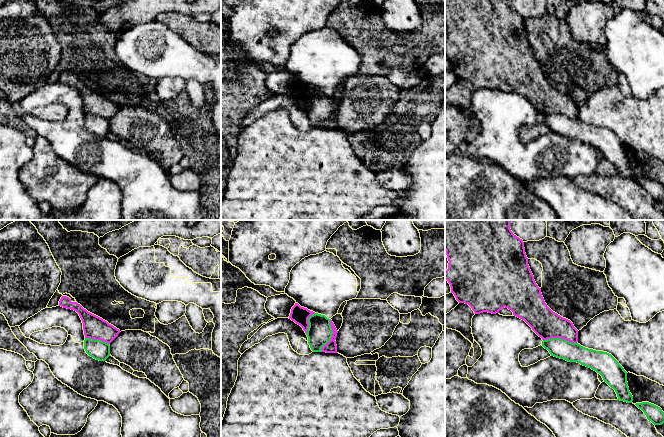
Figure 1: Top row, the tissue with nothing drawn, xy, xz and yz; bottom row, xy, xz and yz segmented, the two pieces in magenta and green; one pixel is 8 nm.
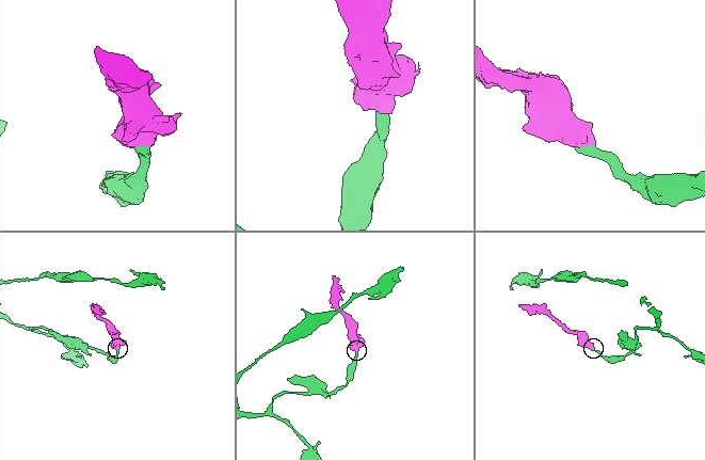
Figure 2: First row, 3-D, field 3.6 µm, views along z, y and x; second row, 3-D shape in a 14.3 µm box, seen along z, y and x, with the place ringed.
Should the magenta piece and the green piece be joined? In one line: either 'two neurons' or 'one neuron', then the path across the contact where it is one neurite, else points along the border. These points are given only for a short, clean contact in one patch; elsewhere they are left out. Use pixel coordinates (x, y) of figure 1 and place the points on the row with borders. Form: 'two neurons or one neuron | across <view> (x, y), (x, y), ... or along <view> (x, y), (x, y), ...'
two neurons | along xz (330, 319), (332, 336), (322, 347), (321, 351)

